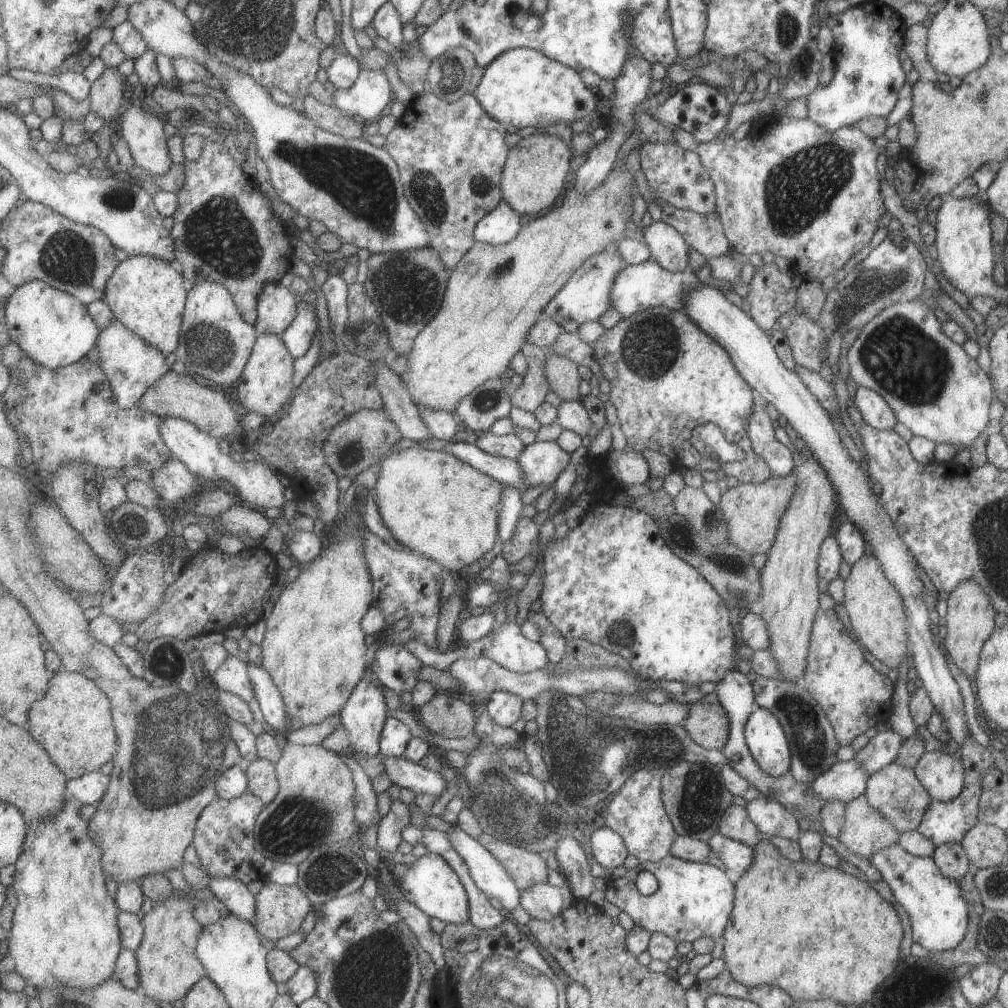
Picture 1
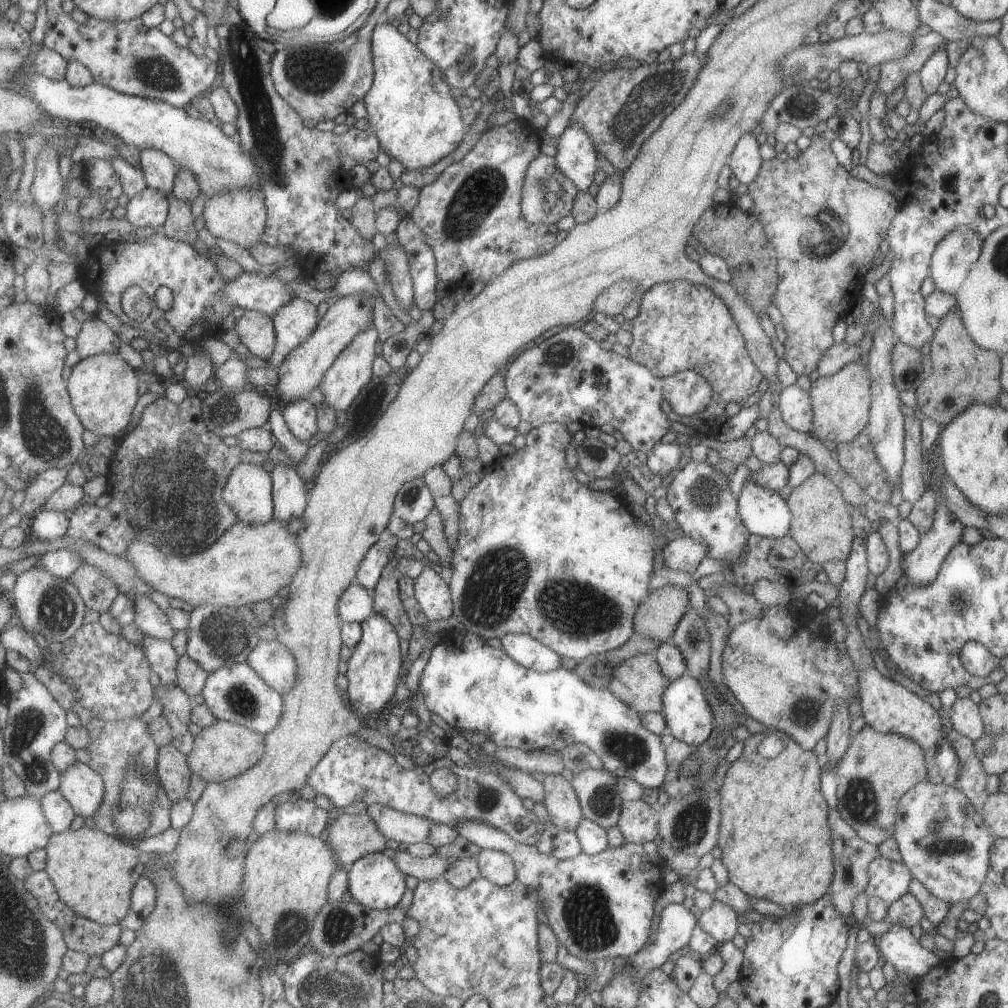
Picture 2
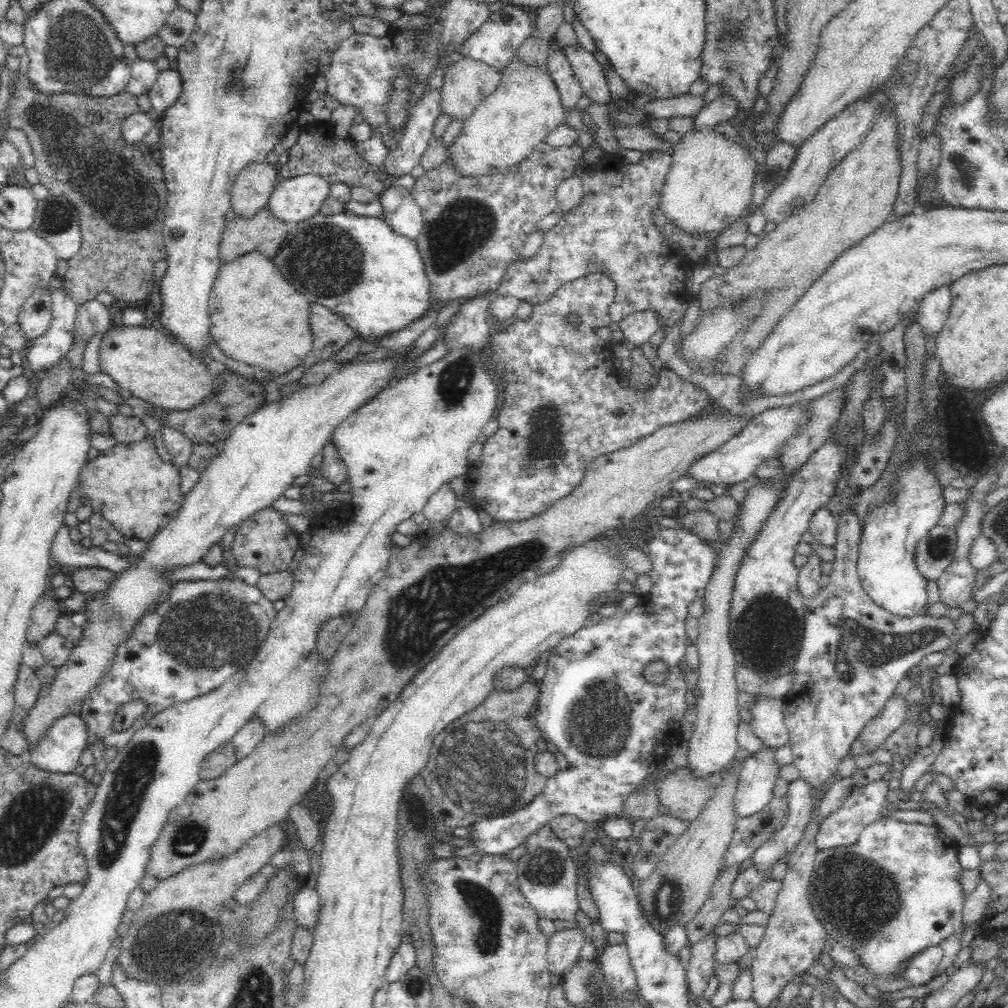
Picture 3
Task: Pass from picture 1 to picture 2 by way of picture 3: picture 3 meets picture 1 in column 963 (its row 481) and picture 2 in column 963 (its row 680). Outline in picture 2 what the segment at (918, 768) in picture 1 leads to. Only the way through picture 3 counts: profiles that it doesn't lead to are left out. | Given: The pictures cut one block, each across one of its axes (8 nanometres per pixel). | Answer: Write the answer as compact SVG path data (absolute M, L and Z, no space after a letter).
M969 698L956 699L949 711L952 728L971 742L977 741L984 733L978 706Z

